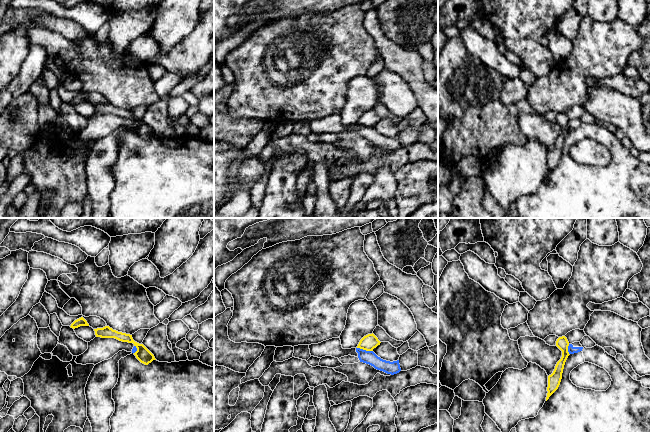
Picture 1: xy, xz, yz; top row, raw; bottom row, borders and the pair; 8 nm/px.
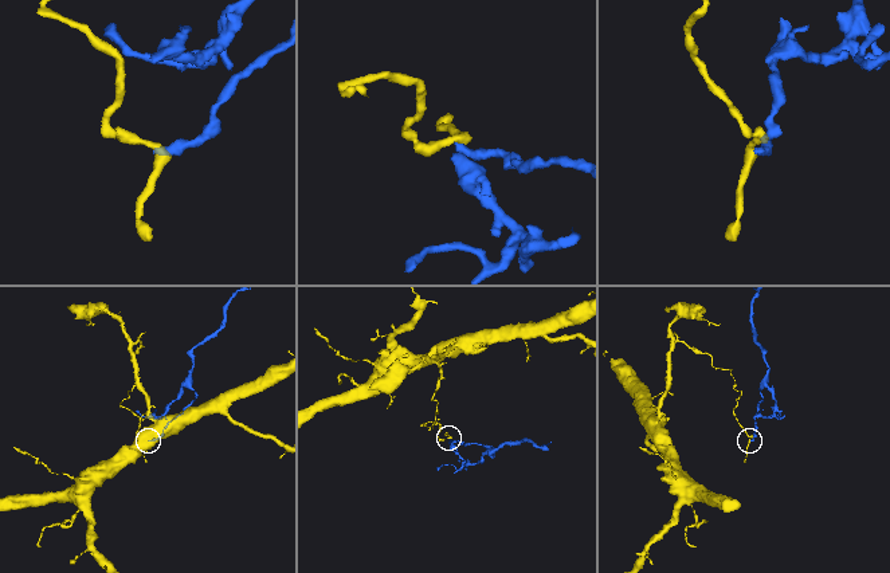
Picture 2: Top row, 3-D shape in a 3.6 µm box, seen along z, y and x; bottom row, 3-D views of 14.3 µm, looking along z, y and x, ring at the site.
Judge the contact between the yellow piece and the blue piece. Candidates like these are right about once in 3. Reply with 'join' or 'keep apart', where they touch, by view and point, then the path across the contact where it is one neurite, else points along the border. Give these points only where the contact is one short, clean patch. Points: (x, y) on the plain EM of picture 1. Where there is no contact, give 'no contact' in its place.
keep apart; meets yellow in xz at (365, 125); border along xz (357, 123), (372, 127)

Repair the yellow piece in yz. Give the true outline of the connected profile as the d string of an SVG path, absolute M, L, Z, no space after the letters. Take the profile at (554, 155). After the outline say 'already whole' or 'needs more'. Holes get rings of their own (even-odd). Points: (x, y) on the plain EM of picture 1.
M565 112L559 113L557 115L556 122L562 127L562 133L557 138L553 149L548 152L548 163L547 163L548 169L547 169L546 177L558 165L562 155L562 149L563 149L565 138L568 132L570 131L568 128L569 118Z; already whole

